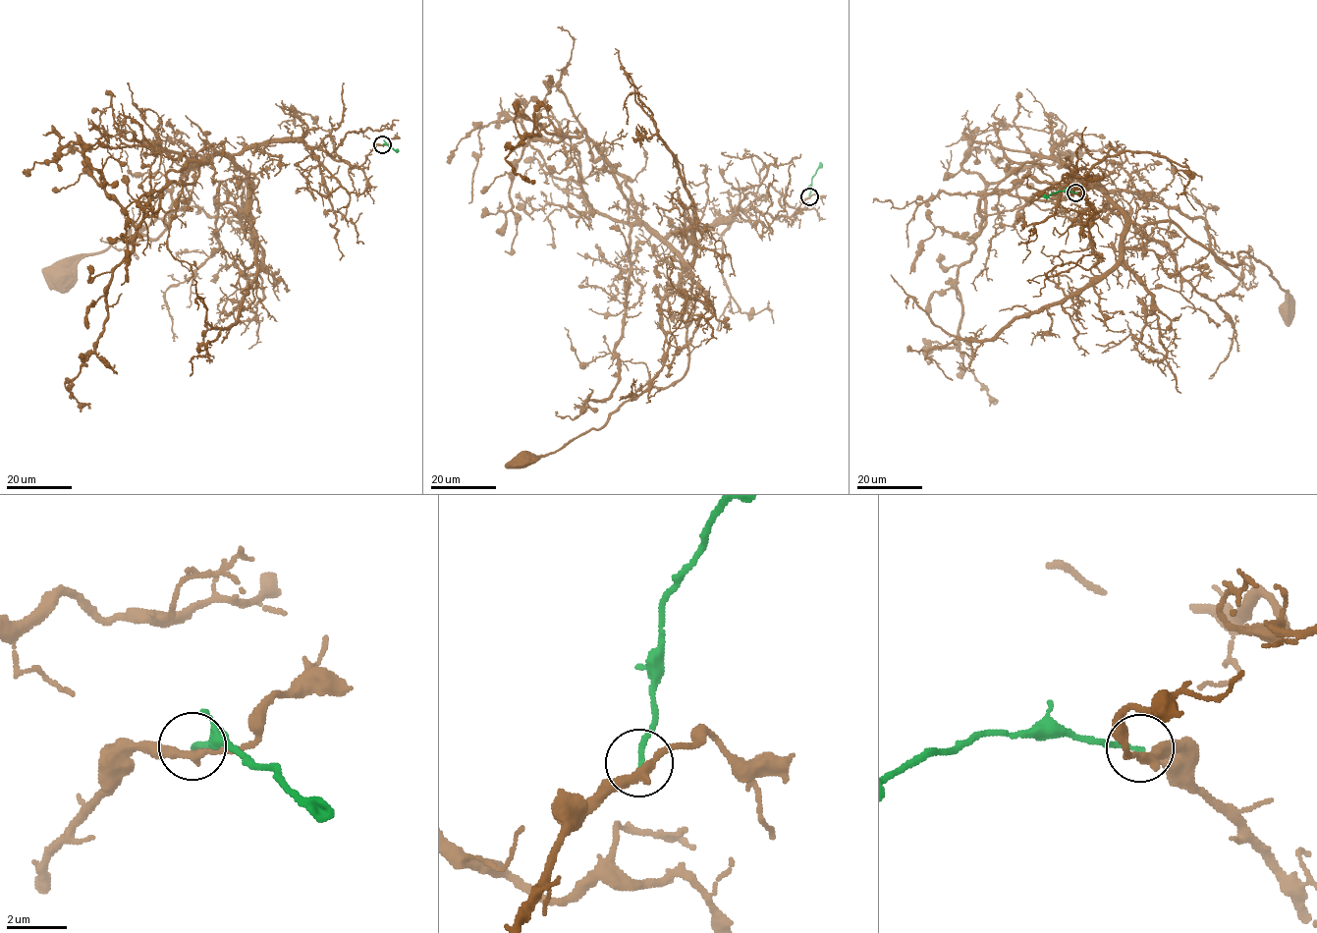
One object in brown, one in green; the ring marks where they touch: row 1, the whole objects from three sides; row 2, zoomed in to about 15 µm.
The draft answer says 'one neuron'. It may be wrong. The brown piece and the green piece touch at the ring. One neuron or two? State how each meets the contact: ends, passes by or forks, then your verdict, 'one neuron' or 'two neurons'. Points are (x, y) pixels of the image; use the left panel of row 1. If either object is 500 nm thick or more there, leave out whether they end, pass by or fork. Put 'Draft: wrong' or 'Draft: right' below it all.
brown passes by; green ends there; two neurons
Draft: wrong

